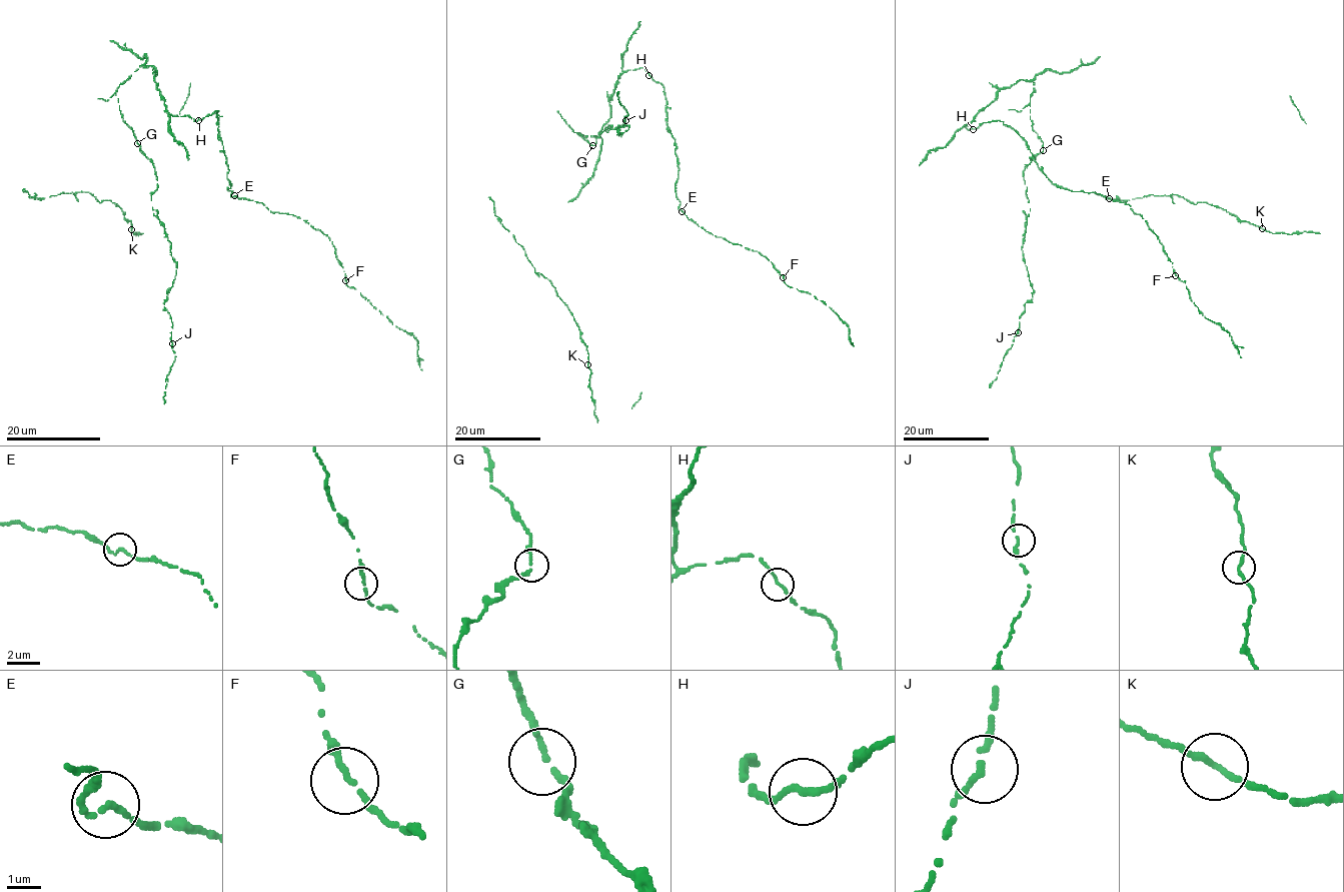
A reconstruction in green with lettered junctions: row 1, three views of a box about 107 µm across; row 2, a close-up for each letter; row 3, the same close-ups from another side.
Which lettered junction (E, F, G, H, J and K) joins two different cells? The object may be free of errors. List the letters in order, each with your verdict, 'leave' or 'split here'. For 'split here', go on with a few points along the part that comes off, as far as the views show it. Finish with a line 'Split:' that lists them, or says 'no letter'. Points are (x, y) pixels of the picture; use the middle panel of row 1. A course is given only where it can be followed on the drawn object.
E: leave
F: leave
G: leave
H: leave
J: leave
K: leave
Split: no letter

